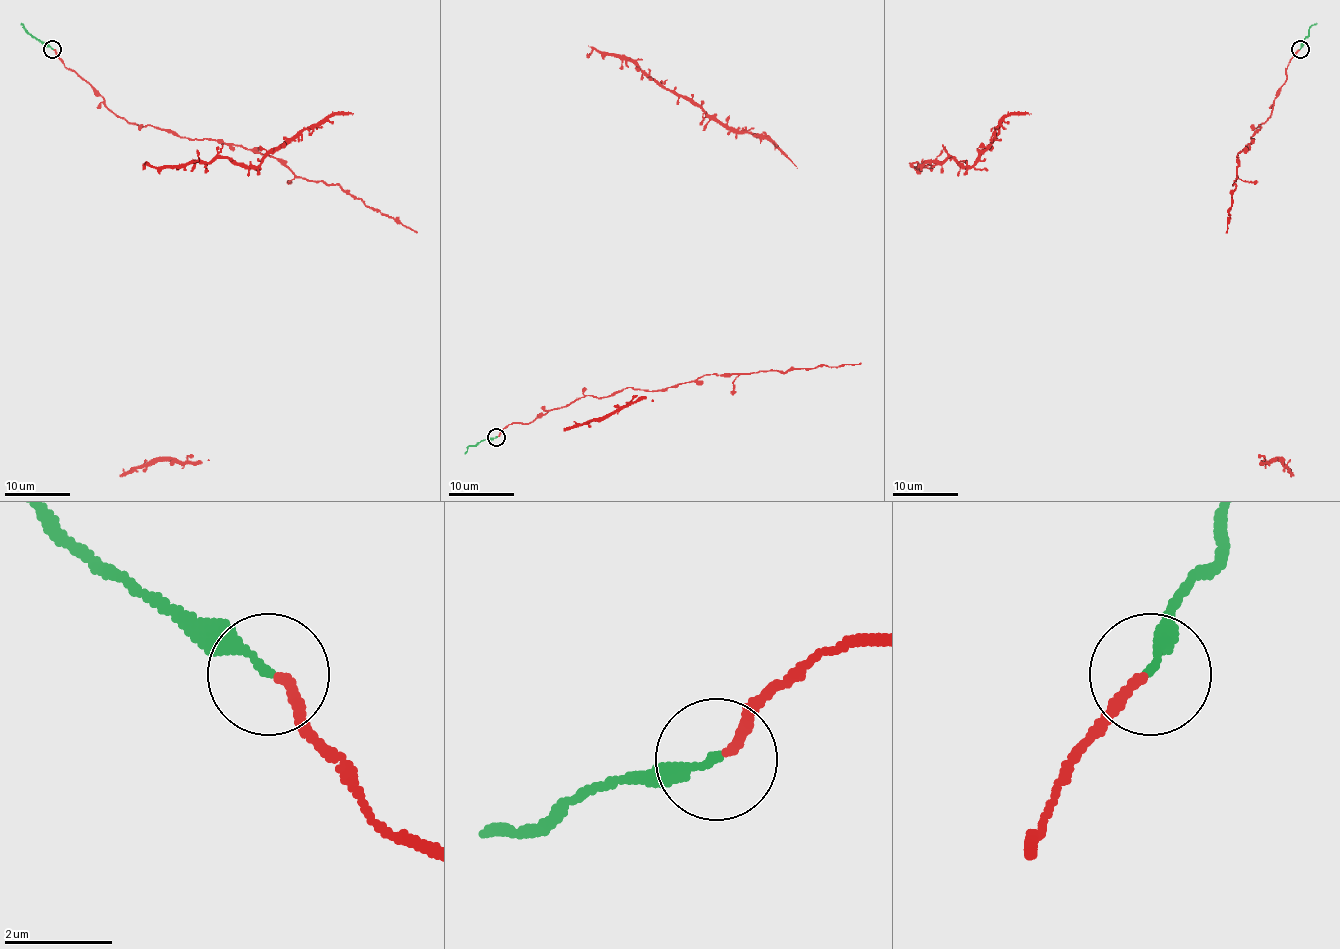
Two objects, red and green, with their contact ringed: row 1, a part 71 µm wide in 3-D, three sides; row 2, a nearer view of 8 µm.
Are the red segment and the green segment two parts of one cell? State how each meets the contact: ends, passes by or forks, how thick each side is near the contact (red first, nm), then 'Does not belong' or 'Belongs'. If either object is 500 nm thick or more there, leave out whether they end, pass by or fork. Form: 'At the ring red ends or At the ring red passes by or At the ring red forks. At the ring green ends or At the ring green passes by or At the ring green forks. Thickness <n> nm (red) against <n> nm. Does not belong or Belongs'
At the ring red ends. At the ring green ends. Thickness 180 nm (red) against 180 nm. Does not belong

